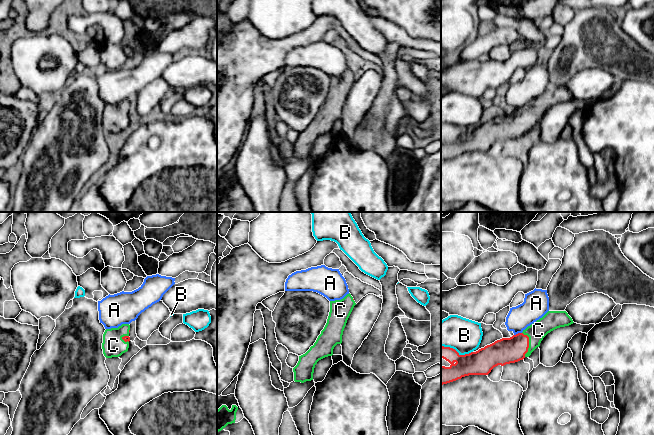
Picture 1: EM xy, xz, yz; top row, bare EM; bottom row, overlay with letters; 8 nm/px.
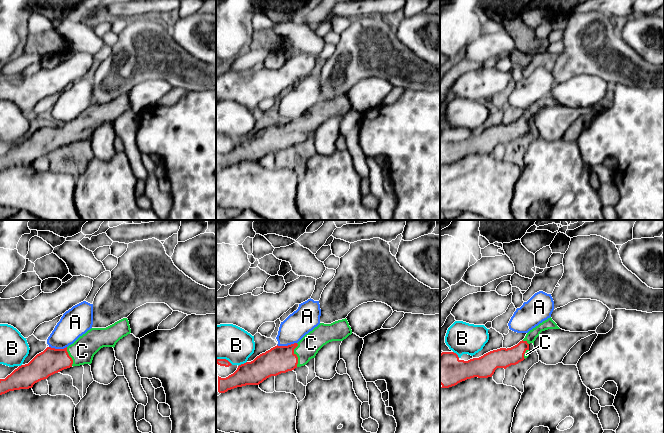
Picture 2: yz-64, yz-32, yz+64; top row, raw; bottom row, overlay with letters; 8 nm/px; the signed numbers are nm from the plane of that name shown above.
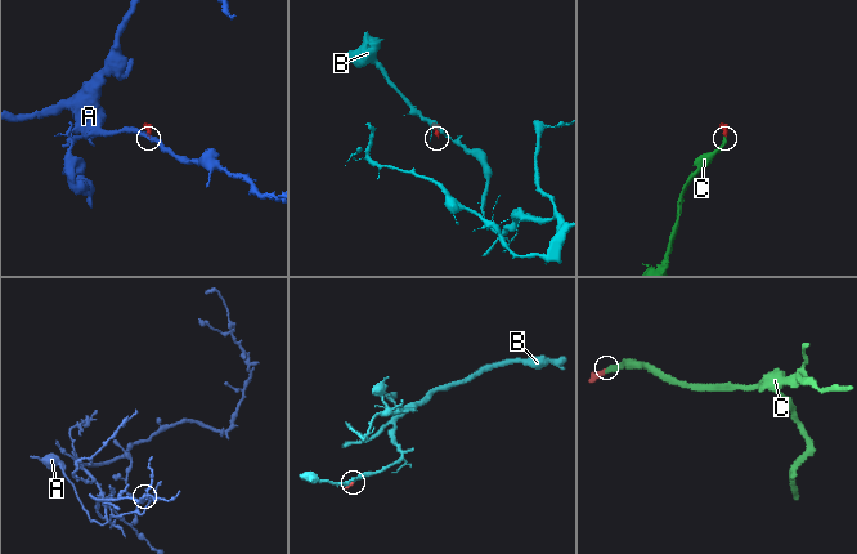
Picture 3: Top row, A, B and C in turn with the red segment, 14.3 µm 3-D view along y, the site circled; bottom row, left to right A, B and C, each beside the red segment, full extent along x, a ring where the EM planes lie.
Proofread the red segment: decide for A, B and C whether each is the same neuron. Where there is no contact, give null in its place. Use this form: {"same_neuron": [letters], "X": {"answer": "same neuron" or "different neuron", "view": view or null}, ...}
{"same_neuron": ["C"], "A": {"answer": "different neuron", "view": "yz"}, "B": {"answer": "different neuron", "view": "yz"}, "C": {"answer": "same neuron", "view": "yz"}}

